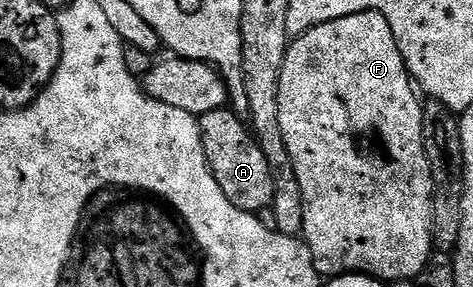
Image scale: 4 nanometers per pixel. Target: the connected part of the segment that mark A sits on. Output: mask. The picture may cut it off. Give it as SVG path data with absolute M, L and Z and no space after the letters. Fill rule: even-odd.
M232 109L211 111L199 116L198 122L206 161L218 181L218 186L222 188L222 193L230 197L230 205L253 213L272 205L274 181L270 177L270 165L249 124Z

